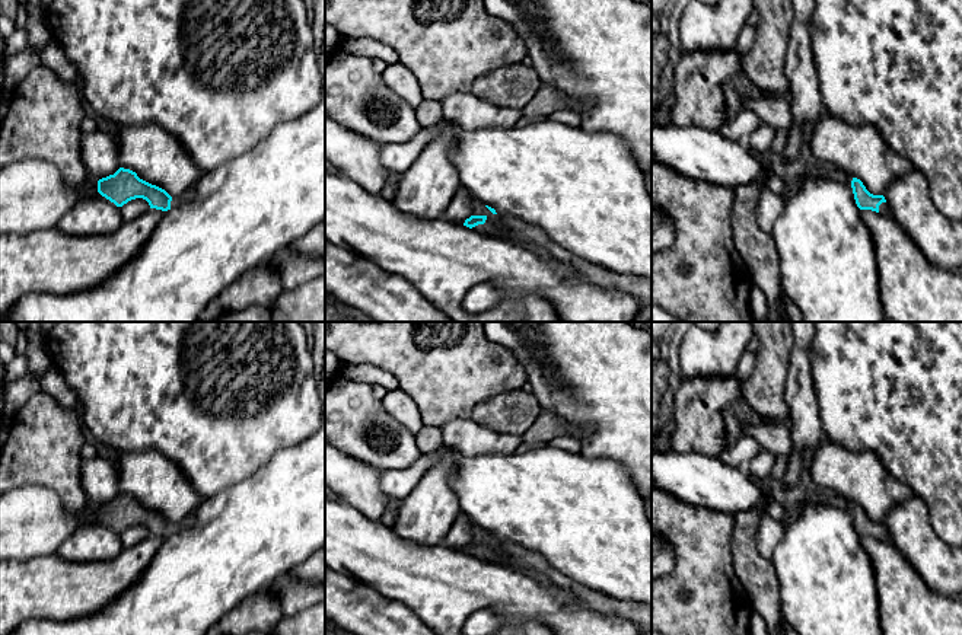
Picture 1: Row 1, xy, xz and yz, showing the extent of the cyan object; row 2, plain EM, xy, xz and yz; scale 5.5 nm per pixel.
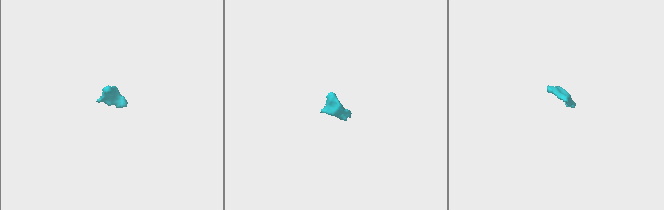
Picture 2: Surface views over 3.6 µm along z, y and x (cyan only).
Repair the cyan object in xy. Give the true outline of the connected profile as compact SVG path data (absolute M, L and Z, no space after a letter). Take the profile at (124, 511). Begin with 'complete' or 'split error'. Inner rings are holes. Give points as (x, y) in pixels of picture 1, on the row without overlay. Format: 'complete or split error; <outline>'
split error; M120 494L114 501L99 505L98 518L117 533L122 533L131 526L143 524L150 535L162 537L188 529L194 523L192 517L188 516L181 523L173 524L165 516L140 505L136 498L124 494Z

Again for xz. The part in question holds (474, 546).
split error; M497 539L497 545L497 548L491 548L487 542L471 542L465 546L464 552L482 561L500 562L517 569L533 568L545 572L551 583L571 591L590 609L608 616L624 618L638 628L640 635L652 635L652 604L611 599L566 577L536 552L501 539Z

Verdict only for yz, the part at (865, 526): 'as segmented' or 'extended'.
extended

